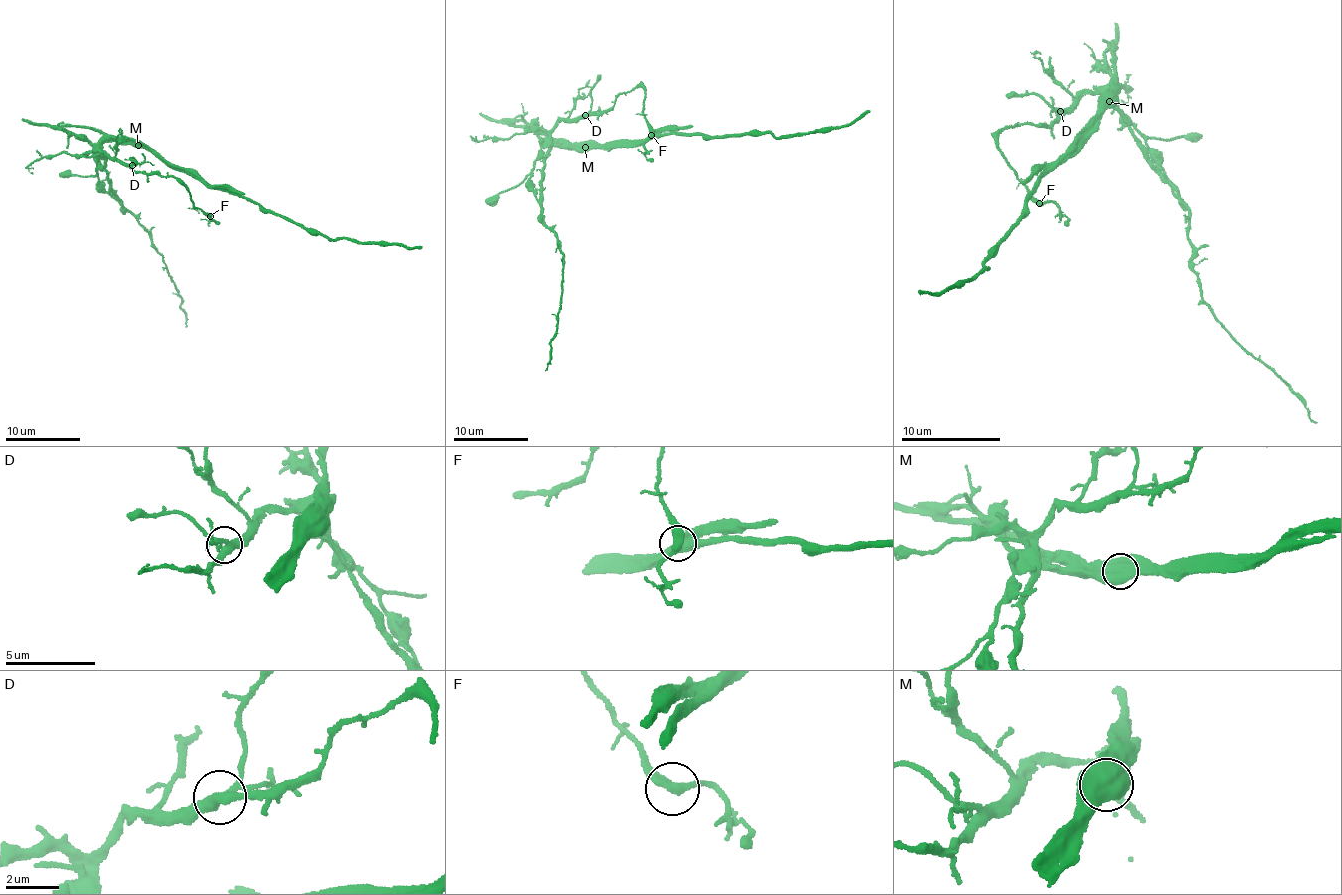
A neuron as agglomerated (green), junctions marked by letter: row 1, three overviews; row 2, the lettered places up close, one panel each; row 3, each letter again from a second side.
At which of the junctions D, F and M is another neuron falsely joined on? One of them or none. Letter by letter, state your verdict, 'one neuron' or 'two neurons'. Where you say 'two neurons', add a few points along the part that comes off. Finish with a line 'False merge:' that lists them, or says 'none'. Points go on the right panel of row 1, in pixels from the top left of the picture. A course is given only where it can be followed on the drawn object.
D: one neuron
F: one neuron
M: two neurons | (1109, 102), (1031, 190), (1026, 211), (993, 247), (983, 263), (987, 267), (945, 292), (918, 292)
False merge: M

